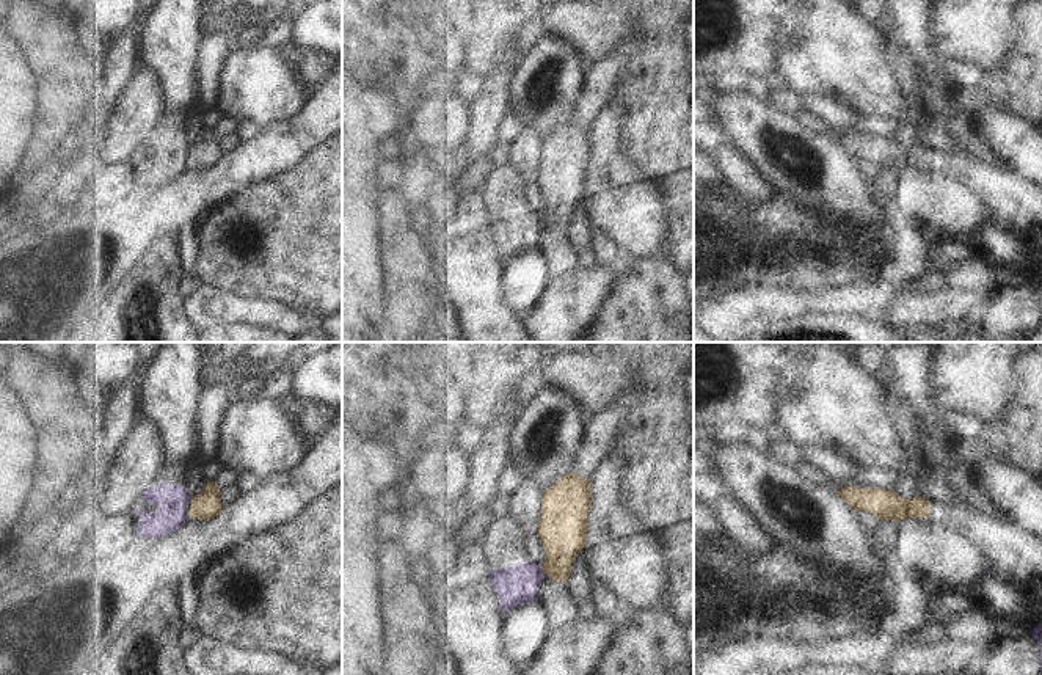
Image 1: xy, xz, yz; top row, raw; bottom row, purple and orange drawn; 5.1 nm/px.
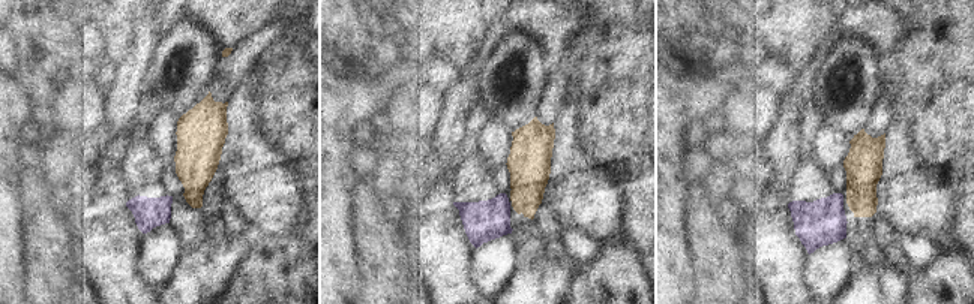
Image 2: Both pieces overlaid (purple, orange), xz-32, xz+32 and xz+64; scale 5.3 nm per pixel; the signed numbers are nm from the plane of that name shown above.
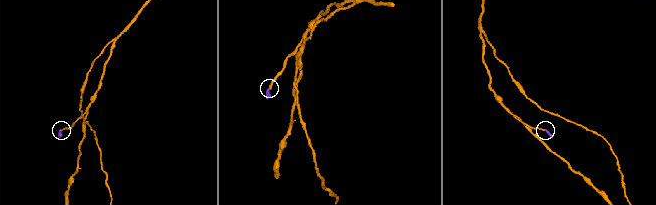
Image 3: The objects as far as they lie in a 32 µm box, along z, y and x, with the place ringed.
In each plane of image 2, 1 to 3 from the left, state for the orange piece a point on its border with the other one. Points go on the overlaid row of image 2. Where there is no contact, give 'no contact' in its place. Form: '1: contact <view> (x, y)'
1: no contact
2: no contact
3: no contact

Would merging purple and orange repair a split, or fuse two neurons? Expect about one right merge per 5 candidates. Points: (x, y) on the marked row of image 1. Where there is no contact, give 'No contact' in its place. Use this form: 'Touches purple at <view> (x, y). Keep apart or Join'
Touches purple at xz (542, 569). Keep apart.

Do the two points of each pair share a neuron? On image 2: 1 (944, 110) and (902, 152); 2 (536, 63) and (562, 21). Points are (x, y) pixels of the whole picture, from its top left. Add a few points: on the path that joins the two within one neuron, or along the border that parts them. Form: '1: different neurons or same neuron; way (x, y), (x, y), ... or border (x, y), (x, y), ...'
1: different neurons; border (895, 117), (910, 120), (917, 152), (934, 169)
2: different neurons; border (515, 29), (532, 33), (553, 63)

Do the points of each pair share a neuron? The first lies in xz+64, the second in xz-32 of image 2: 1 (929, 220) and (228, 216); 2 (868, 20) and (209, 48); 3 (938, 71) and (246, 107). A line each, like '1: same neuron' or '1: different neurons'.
1: different neurons
2: different neurons
3: different neurons

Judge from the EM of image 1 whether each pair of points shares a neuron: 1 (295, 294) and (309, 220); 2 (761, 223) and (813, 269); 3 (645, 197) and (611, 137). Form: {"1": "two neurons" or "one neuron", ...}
{"1": "one neuron", "2": "one neuron", "3": "one neuron"}

